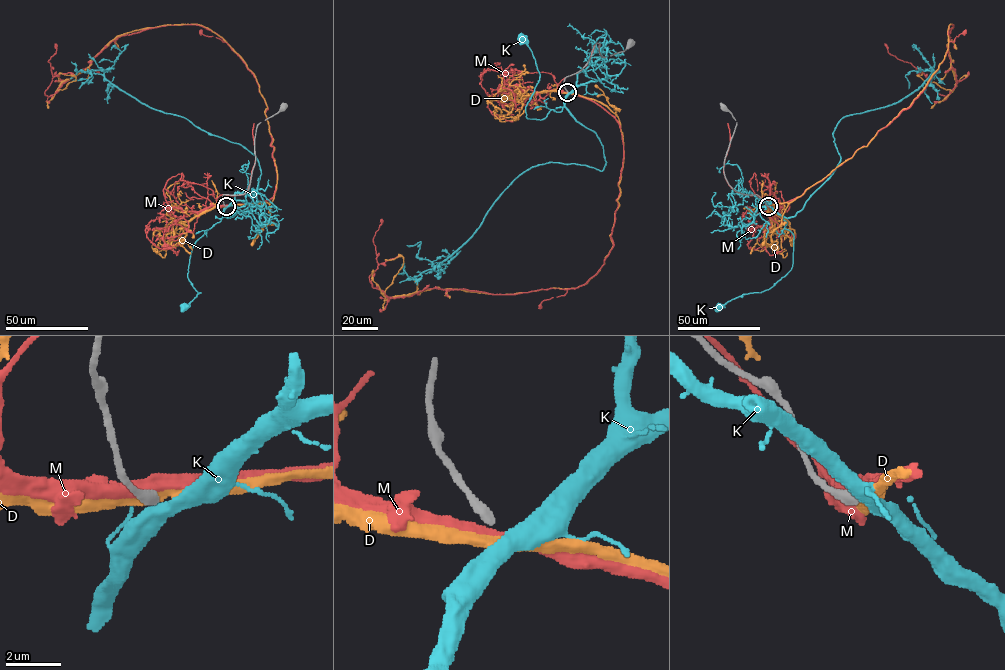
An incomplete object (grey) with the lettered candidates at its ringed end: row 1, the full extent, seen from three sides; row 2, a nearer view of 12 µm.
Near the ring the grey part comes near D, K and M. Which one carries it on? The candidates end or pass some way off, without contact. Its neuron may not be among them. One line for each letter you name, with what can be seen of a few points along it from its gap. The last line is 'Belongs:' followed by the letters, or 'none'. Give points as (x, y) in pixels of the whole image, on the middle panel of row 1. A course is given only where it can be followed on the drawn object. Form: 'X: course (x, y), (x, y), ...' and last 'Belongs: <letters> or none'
D: course (567, 93), (605, 105), (622, 134), (612, 247), (585, 284), (386, 296), (403, 258), (385, 259)
Belongs: D

